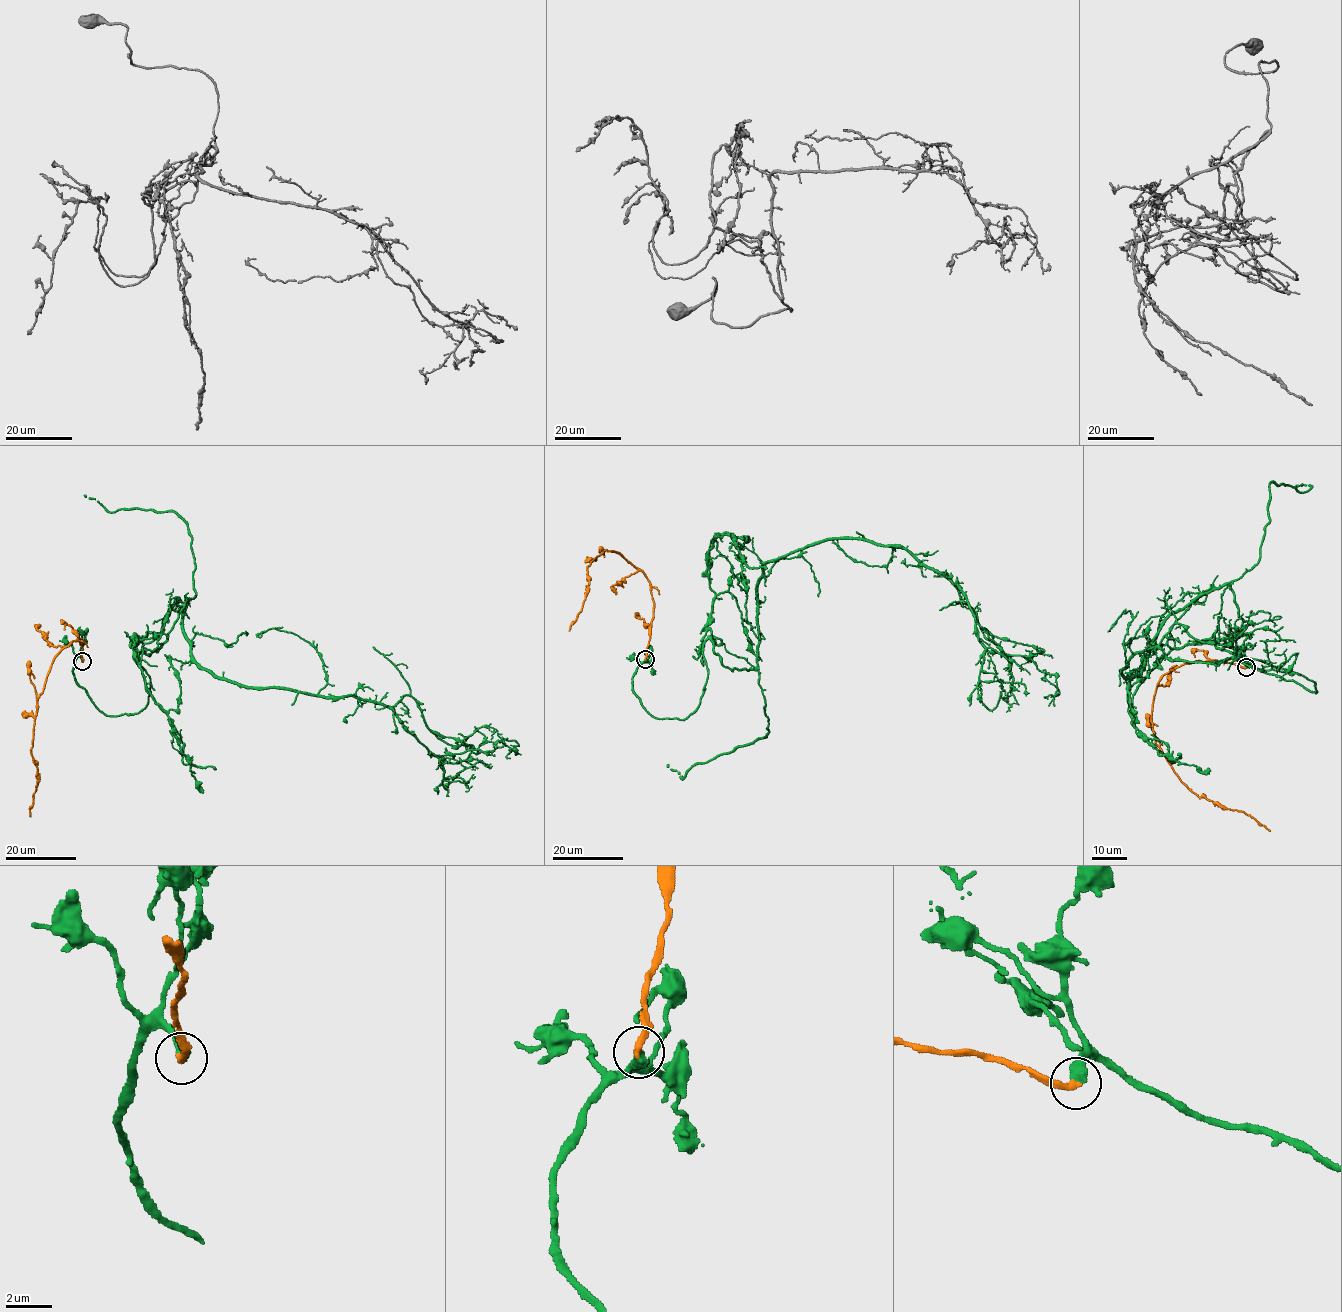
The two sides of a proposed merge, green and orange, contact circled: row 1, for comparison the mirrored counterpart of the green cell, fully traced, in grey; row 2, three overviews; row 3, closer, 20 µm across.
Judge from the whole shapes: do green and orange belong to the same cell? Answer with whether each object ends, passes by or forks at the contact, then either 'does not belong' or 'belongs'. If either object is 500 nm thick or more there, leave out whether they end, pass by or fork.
green ends | orange ends | belongs

